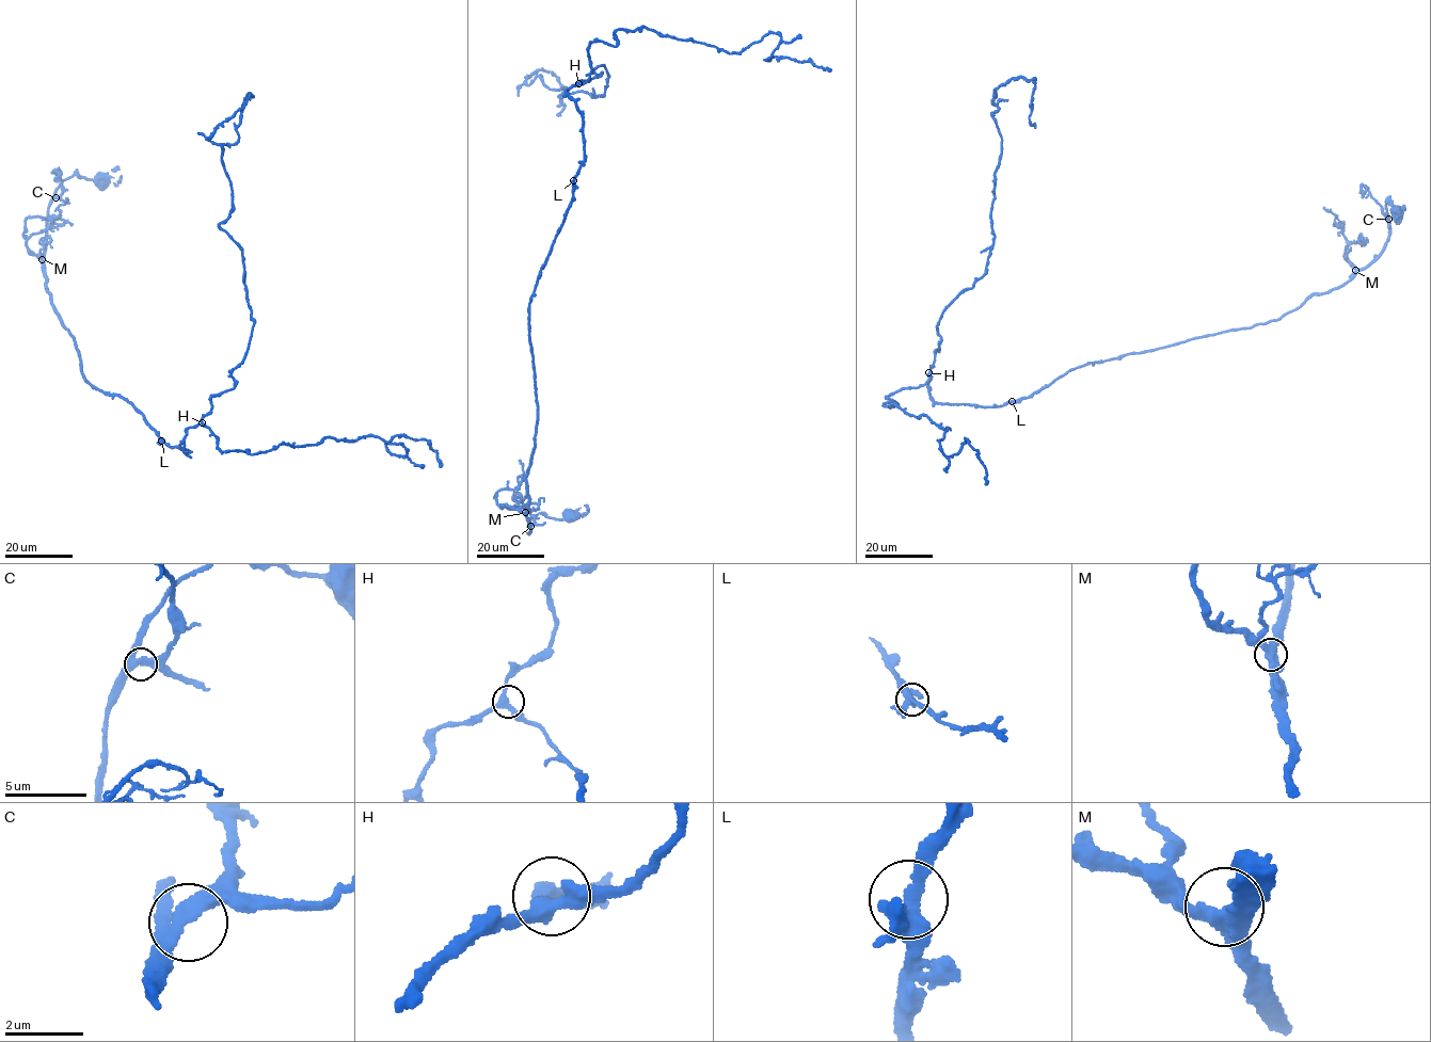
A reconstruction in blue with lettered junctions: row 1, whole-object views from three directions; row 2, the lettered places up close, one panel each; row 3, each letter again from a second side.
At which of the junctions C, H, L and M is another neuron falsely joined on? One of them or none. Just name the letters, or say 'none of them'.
none of them

